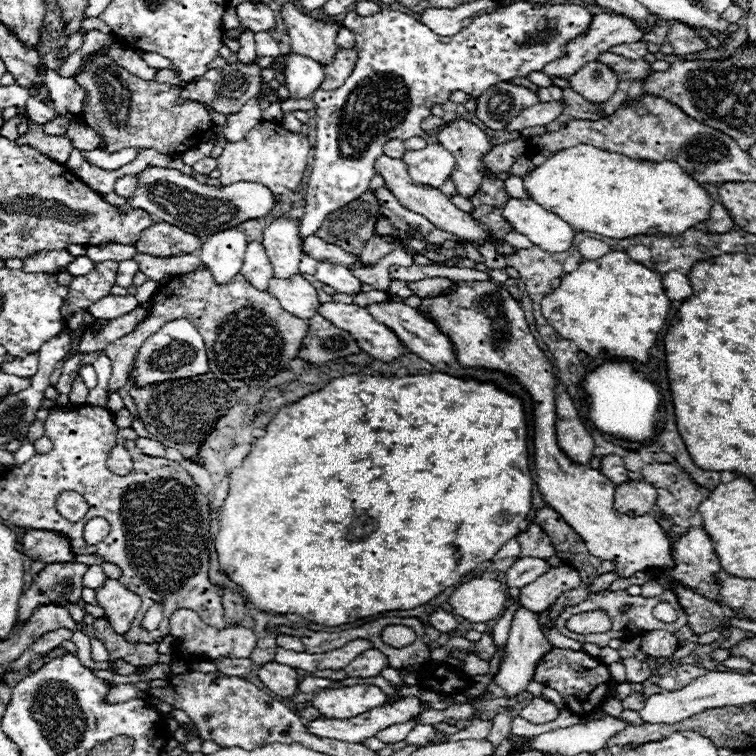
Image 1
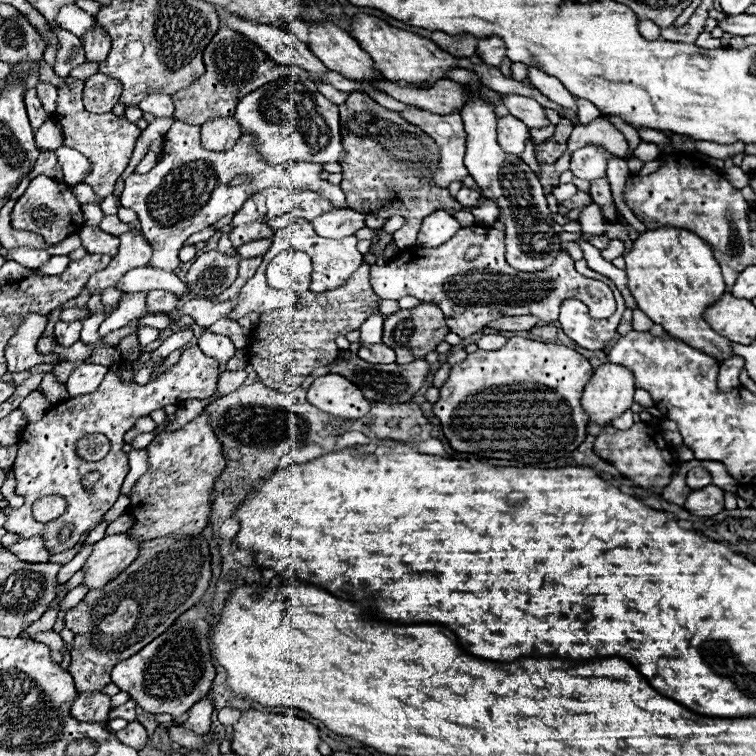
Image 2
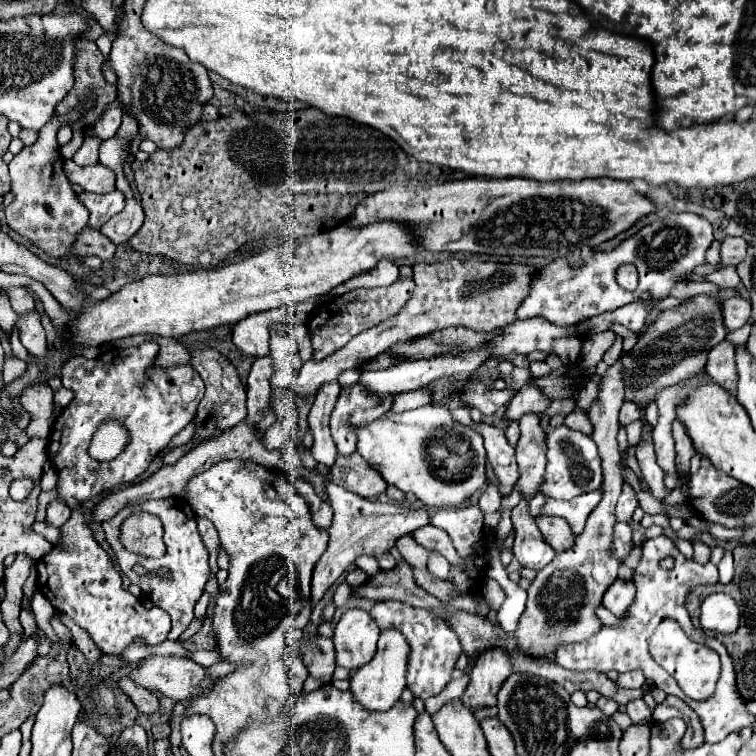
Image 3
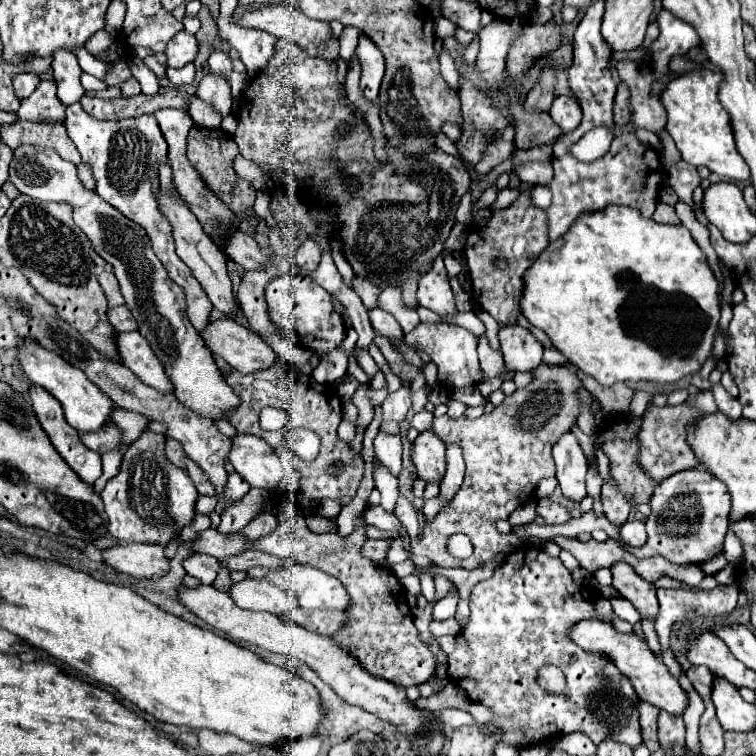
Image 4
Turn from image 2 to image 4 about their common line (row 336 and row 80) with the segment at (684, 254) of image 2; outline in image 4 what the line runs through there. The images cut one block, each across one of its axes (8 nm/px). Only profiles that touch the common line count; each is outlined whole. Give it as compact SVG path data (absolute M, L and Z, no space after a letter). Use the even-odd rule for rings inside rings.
M710 70L688 72L672 80L662 94L662 102L668 112L666 130L674 138L682 160L686 160L688 164L706 166L732 182L744 182L750 180L750 168L736 150L730 116L718 100L722 80L722 74Z

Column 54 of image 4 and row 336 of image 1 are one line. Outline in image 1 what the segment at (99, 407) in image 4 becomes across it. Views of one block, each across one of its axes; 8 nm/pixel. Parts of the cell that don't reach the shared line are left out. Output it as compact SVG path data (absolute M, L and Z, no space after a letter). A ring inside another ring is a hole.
M326 302L326 304L320 304L318 312L338 328L344 328L346 332L350 332L360 344L360 348L376 360L394 362L396 358L408 352L408 348L400 342L400 338L390 328L386 328L386 324L378 322L362 306Z

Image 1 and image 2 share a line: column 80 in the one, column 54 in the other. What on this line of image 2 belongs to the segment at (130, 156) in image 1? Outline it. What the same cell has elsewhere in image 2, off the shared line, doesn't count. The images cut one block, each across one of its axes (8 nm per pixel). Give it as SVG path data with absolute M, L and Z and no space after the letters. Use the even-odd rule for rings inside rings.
M60 146L58 150L54 150L54 154L64 170L64 184L68 184L68 186L80 184L90 168L88 158L84 158L78 150L66 148L66 146Z

